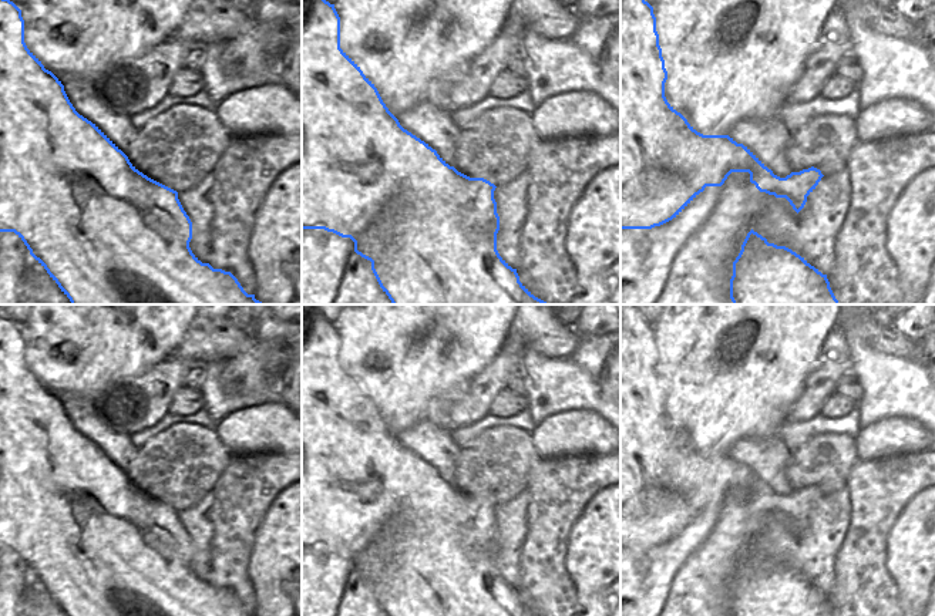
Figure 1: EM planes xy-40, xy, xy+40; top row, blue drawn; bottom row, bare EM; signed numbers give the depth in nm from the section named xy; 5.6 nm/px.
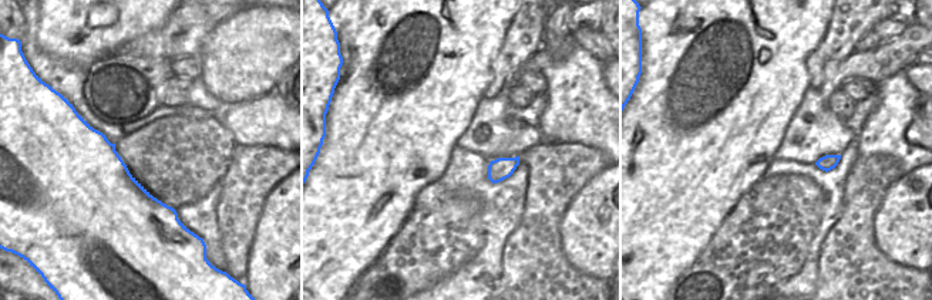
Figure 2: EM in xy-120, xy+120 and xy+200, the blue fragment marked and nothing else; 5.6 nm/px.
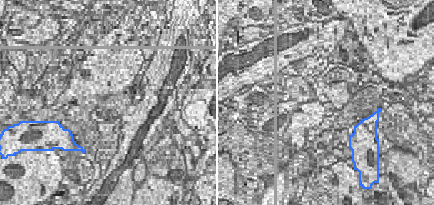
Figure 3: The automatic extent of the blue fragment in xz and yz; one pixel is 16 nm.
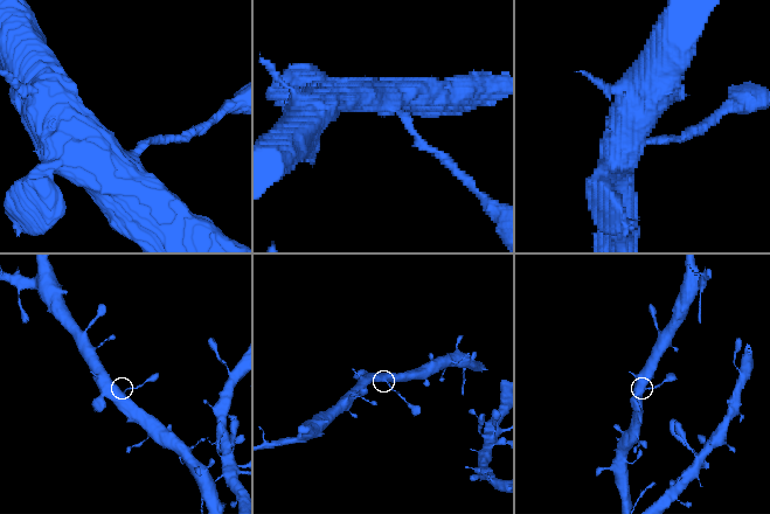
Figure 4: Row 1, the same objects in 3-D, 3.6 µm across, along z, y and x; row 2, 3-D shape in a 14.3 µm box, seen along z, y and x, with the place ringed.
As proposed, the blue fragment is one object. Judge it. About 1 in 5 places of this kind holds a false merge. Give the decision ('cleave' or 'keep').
keep

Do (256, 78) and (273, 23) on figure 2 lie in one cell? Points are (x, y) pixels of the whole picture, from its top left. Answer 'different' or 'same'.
same

